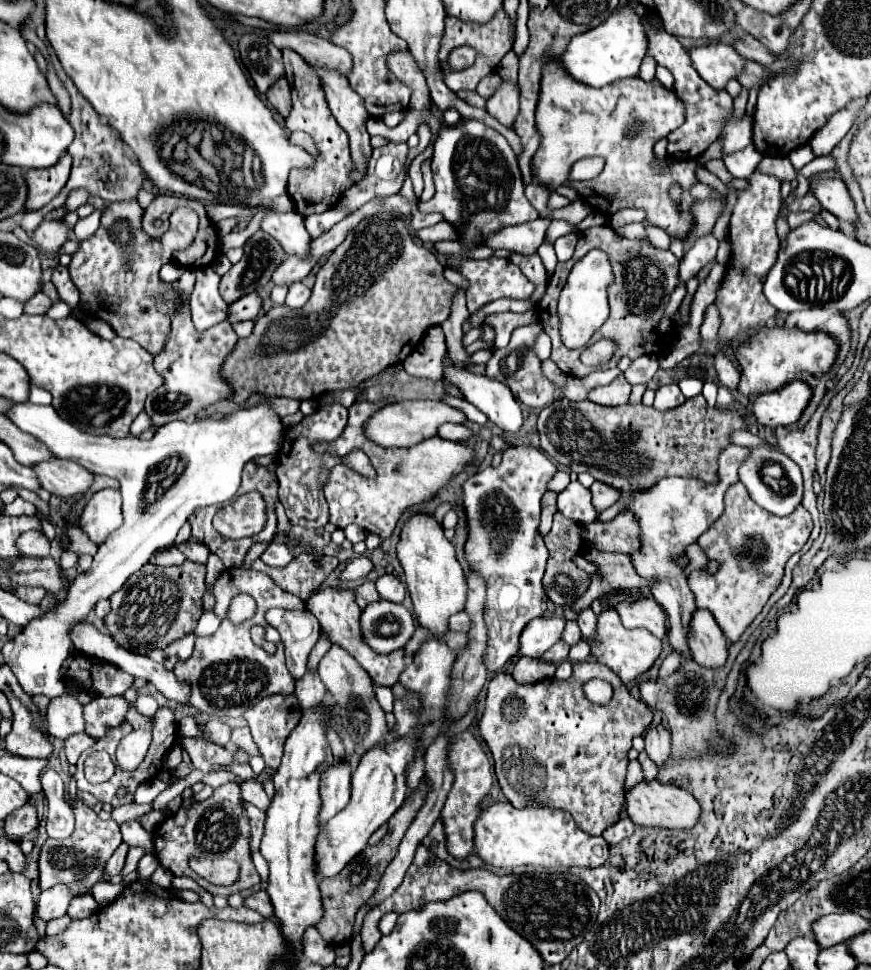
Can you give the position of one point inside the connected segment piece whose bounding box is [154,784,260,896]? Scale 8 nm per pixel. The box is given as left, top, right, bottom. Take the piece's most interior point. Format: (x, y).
(219, 825)

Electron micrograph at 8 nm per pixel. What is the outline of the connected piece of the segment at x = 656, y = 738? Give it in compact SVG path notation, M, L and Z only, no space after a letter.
M660 724L656 728L650 728L644 740L646 740L646 754L658 768L662 768L662 764L666 764L666 760L670 758L670 732Z

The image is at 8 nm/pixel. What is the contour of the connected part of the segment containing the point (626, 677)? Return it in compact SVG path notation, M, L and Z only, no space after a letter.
M608 608L608 610L604 610L598 616L598 628L596 628L596 632L598 632L596 640L590 640L594 658L600 664L608 666L612 672L616 672L618 678L624 684L630 684L636 678L640 678L644 672L648 672L654 666L654 662L660 656L660 652L662 652L662 642L656 636L652 636L650 632L624 628L622 622L620 622L618 612L614 608Z

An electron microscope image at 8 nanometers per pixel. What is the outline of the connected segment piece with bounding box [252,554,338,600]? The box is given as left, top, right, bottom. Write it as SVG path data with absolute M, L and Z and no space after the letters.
M310 554L294 558L286 568L268 568L262 560L256 560L252 564L254 570L266 572L280 588L300 596L302 600L308 600L336 566L338 558L334 556L322 556L320 564L316 564L316 558L312 558Z

